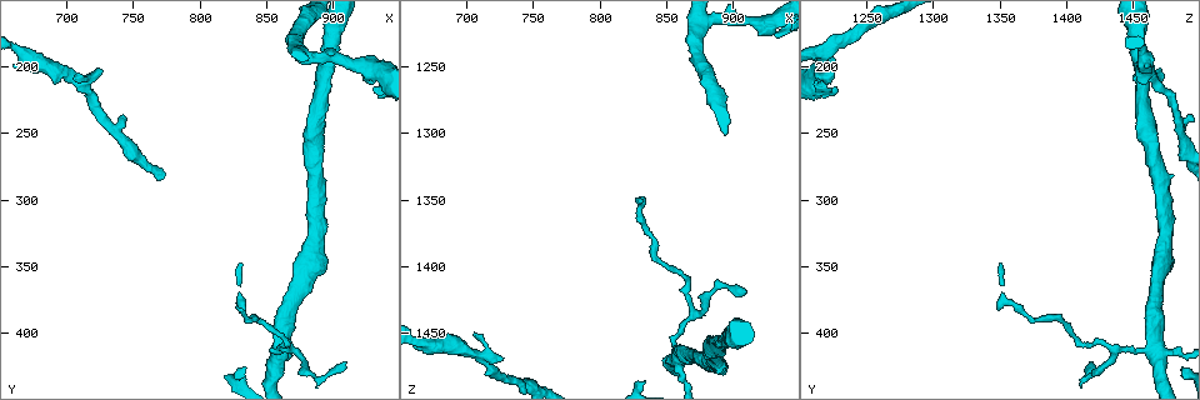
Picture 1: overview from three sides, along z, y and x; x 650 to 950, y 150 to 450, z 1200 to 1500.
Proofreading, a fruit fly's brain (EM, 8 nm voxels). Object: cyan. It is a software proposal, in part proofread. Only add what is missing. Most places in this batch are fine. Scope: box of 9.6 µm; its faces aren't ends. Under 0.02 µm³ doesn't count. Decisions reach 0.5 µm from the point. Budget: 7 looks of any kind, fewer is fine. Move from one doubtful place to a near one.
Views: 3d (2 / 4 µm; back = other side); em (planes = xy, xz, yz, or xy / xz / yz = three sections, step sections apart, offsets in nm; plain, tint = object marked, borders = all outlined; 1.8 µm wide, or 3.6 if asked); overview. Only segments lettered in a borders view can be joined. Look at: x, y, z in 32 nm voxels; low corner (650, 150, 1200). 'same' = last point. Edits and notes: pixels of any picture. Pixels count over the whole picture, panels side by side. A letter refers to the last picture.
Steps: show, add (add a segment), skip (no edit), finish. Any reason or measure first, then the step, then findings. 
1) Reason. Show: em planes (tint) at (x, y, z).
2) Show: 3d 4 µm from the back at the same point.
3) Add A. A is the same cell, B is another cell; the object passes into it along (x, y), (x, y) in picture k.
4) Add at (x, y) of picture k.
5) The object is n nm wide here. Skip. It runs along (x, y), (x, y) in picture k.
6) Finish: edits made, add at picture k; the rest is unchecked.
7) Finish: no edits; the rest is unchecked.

An open end. Show: 3d 2 µm at (726, 202, 1470).

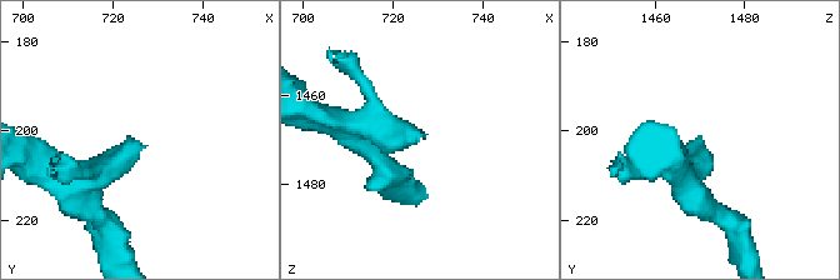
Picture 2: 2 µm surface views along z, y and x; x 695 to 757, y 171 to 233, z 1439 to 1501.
Show: em xz step 8 (borders) at (727, 204, 1469).

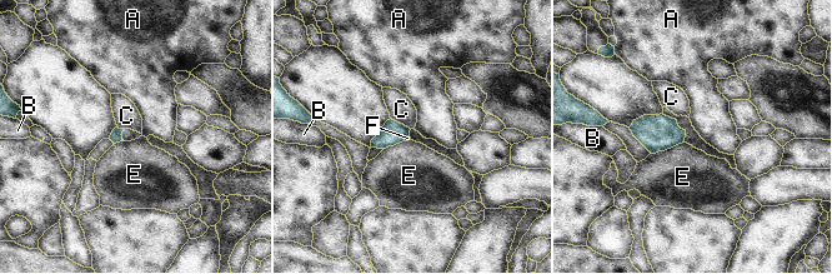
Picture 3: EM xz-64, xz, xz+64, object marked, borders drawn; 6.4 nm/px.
Cut it another way. Show: em xy step 8 (borders) at the same point.

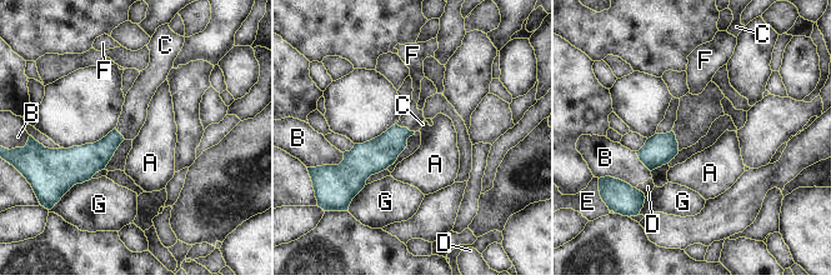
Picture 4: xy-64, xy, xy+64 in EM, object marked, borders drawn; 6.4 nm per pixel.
Add F. F is the same cell, A, B, C, D, E and G are other cells; the object passes into it along (380, 153), (406, 128), (411, 118) in picture 4; the neuron continues.

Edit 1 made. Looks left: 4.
Redraw. Show: overview.

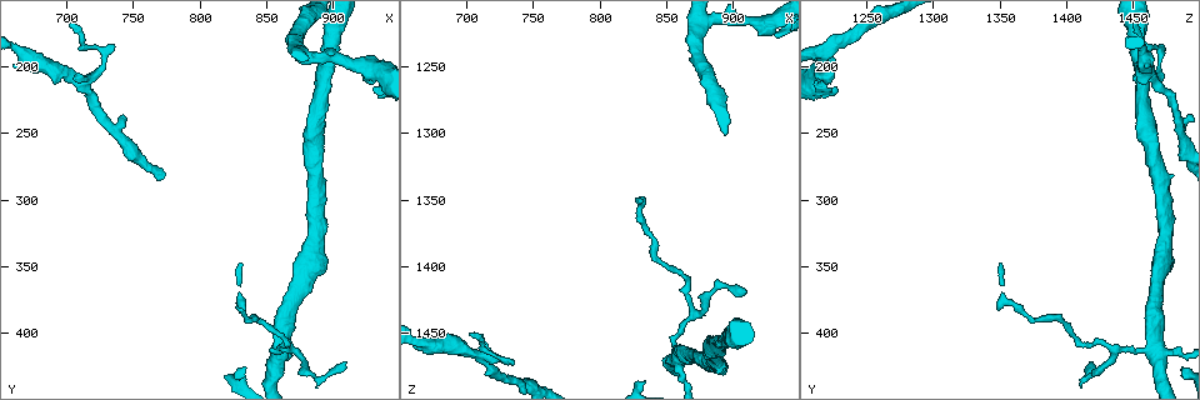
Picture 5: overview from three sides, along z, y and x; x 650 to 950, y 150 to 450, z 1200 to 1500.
Thin end. Show: em yz step 16 (borders) at (828, 370, 1352).

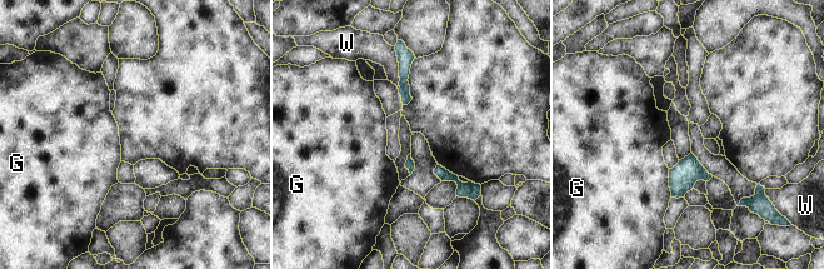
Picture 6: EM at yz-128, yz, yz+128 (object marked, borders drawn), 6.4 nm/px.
Skip. G and W are other cells; a border runs along (395, 54), (399, 88) in picture 6; none of them fits.

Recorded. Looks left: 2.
An open end. Show: em yz step 16 (tint) at (910, 420, 1418).

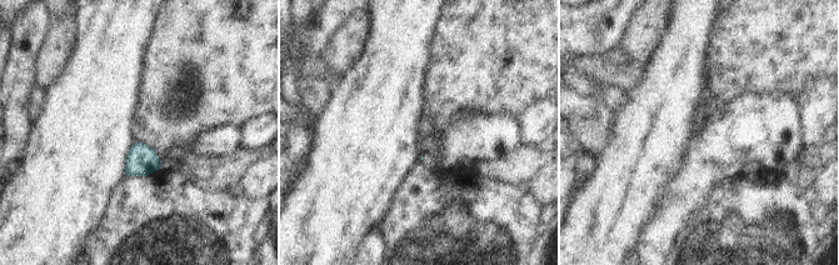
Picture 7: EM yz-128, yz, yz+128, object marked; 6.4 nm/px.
Another direction. Show: em planes (borders) at the same point.

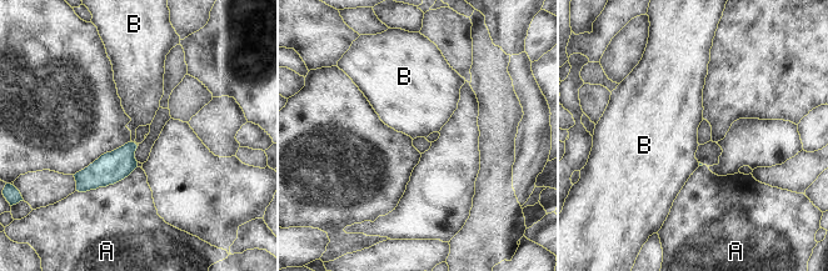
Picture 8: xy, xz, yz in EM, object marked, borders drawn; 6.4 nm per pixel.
The object is 140 nm wide here. Skip. A and B are other cells; a border runs along (131, 140), (138, 145) in picture 8; none of them fits.

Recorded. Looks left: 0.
Finish: edits made, add at picture 4; the rest is unchecked.

